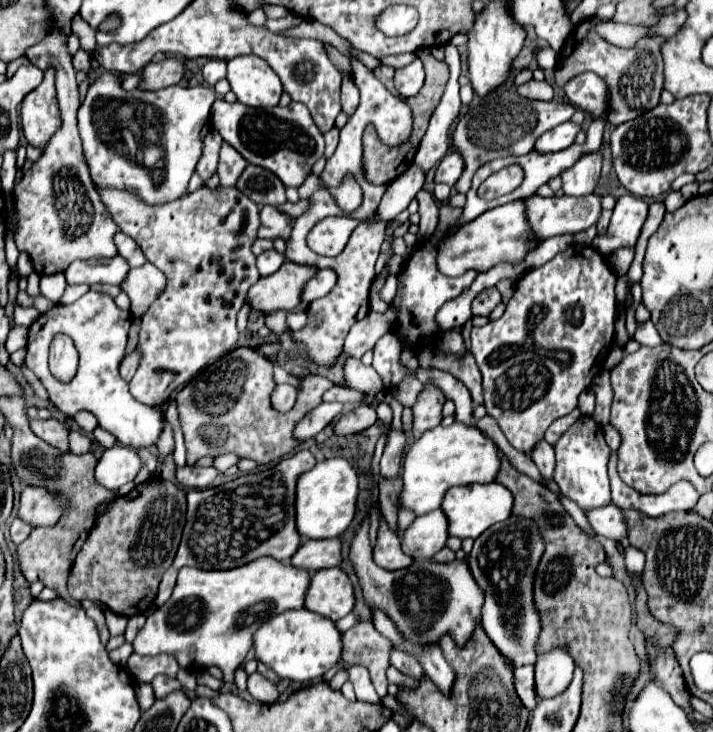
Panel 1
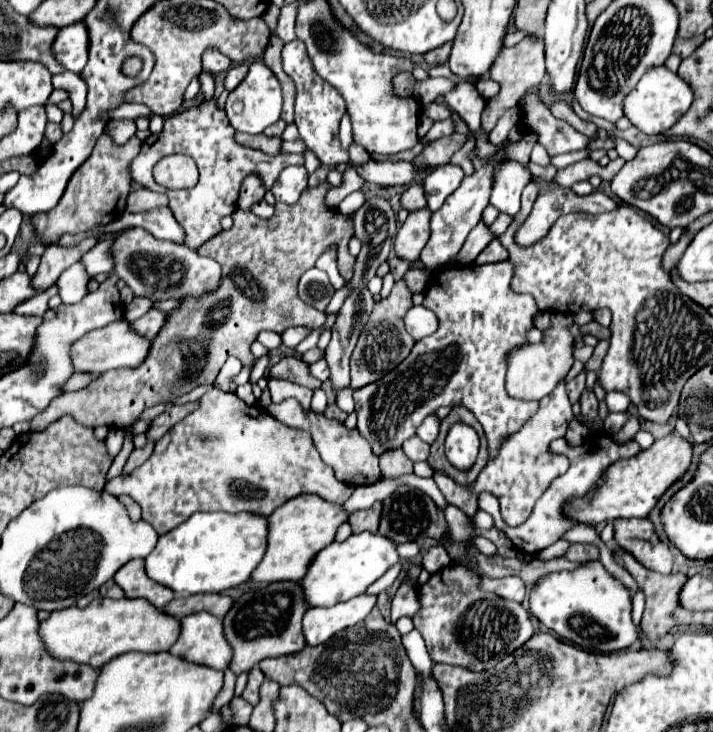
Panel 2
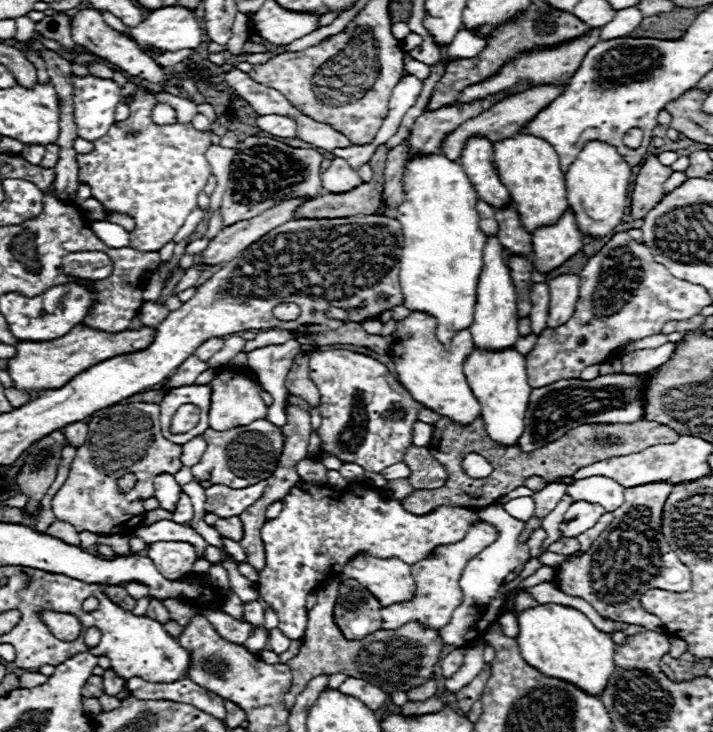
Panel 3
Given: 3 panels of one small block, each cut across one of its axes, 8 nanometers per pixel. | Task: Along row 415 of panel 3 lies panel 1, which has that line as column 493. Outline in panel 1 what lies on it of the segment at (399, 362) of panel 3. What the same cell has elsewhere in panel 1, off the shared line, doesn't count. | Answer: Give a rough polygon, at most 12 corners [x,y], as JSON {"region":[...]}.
{"region":[[438,426],[404,458],[400,504],[416,516],[452,486],[492,482],[498,446],[476,426]]}

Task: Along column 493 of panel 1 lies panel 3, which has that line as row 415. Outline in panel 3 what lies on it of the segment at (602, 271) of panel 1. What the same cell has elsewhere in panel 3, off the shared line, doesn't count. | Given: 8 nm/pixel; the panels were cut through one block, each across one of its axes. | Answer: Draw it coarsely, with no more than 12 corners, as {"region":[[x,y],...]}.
{"region":[[314,352],[322,450],[370,472],[404,458],[418,404],[384,364]]}

